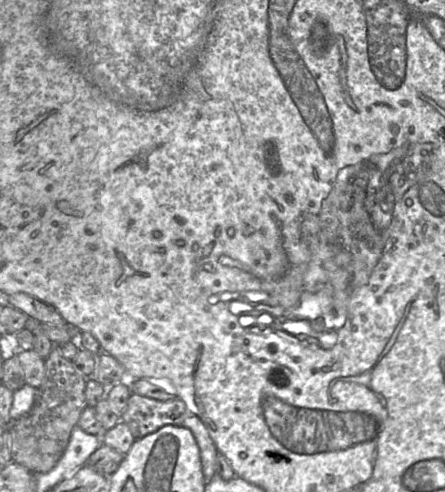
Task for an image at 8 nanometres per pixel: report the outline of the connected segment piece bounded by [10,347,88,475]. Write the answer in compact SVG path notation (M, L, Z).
M54 347L45 361L46 374L42 385L29 413L21 416L16 421L10 422L10 454L13 462L28 469L32 474L38 475L52 470L62 457L72 433L77 425L83 410L88 406L85 390L87 378L72 363L66 359L59 347Z

